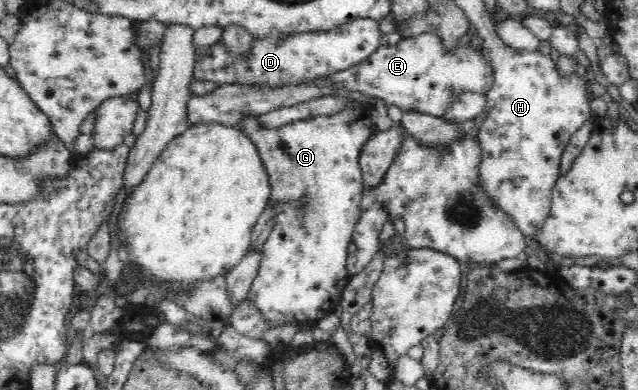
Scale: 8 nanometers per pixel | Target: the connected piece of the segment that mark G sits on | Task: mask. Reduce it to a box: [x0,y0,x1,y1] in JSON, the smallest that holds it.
[240,102,374,327]

